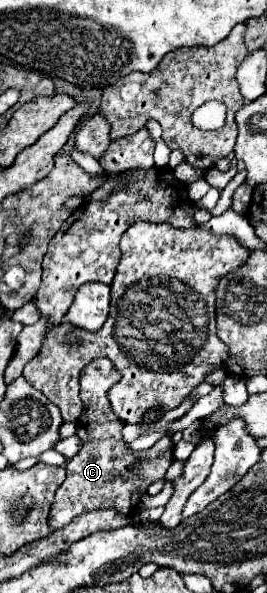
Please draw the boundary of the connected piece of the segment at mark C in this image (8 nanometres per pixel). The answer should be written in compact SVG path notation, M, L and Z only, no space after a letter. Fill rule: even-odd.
M97 358L89 362L81 372L81 400L85 404L85 416L81 416L81 420L77 422L77 436L81 438L83 446L79 454L71 458L65 466L67 478L57 490L57 496L49 514L49 526L53 530L67 526L73 518L89 510L115 508L121 516L127 516L139 506L139 500L145 488L151 482L163 478L169 464L173 462L171 436L161 438L153 448L145 452L133 452L127 448L127 444L121 438L123 424L113 414L111 402L107 396L107 392L111 390L111 386L117 384L117 380L121 380L121 374L113 366L113 362L109 362L107 358ZM137 458L143 458L143 460L141 460L139 472L133 474L127 470L127 466L135 462Z

